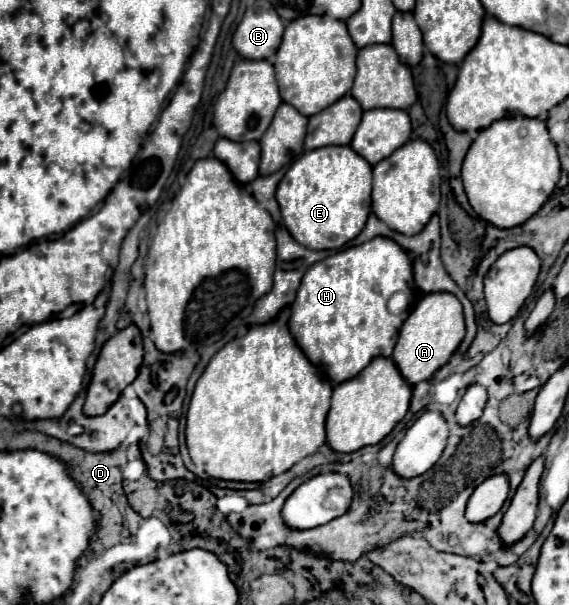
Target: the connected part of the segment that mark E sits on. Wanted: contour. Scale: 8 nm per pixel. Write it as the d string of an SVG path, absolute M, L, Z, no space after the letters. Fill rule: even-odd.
M325 146L303 152L277 188L283 224L291 236L311 250L337 250L351 242L371 212L371 164L351 146Z

